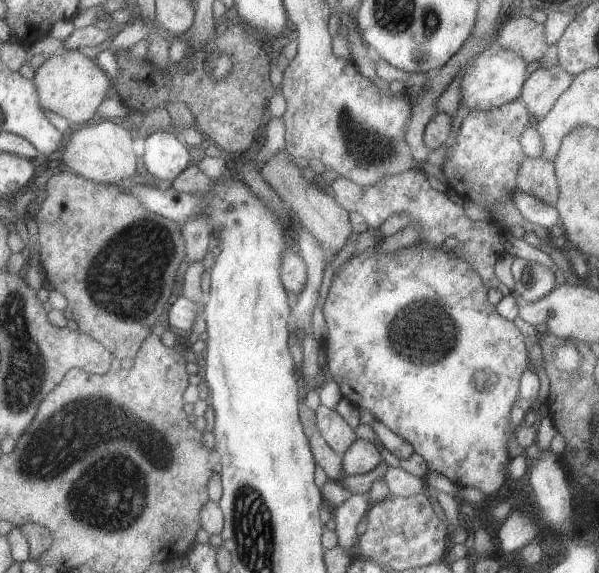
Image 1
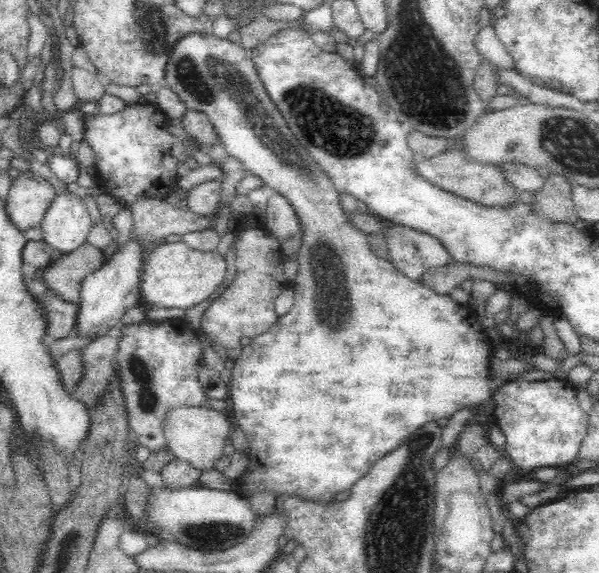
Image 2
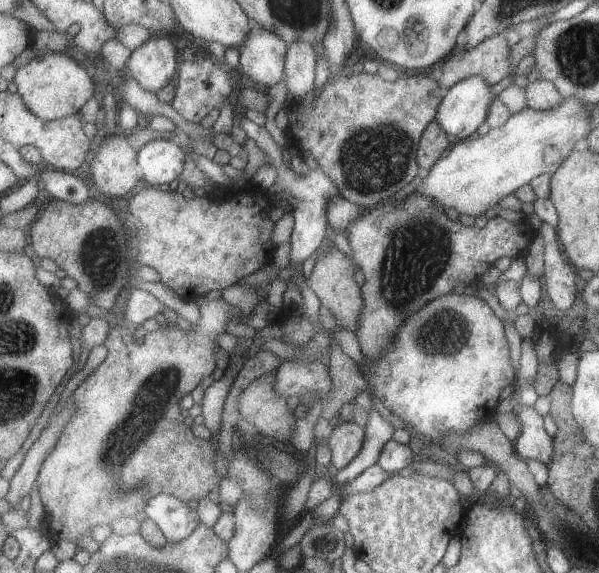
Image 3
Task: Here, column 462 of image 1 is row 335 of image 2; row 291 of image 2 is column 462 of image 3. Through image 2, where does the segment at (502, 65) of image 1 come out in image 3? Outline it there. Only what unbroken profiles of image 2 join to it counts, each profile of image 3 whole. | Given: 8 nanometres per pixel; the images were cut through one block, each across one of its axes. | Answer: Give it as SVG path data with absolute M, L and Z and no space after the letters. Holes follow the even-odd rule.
M470 76L445 90L443 102L435 116L436 122L448 136L459 141L469 138L488 118L494 95L486 76Z

